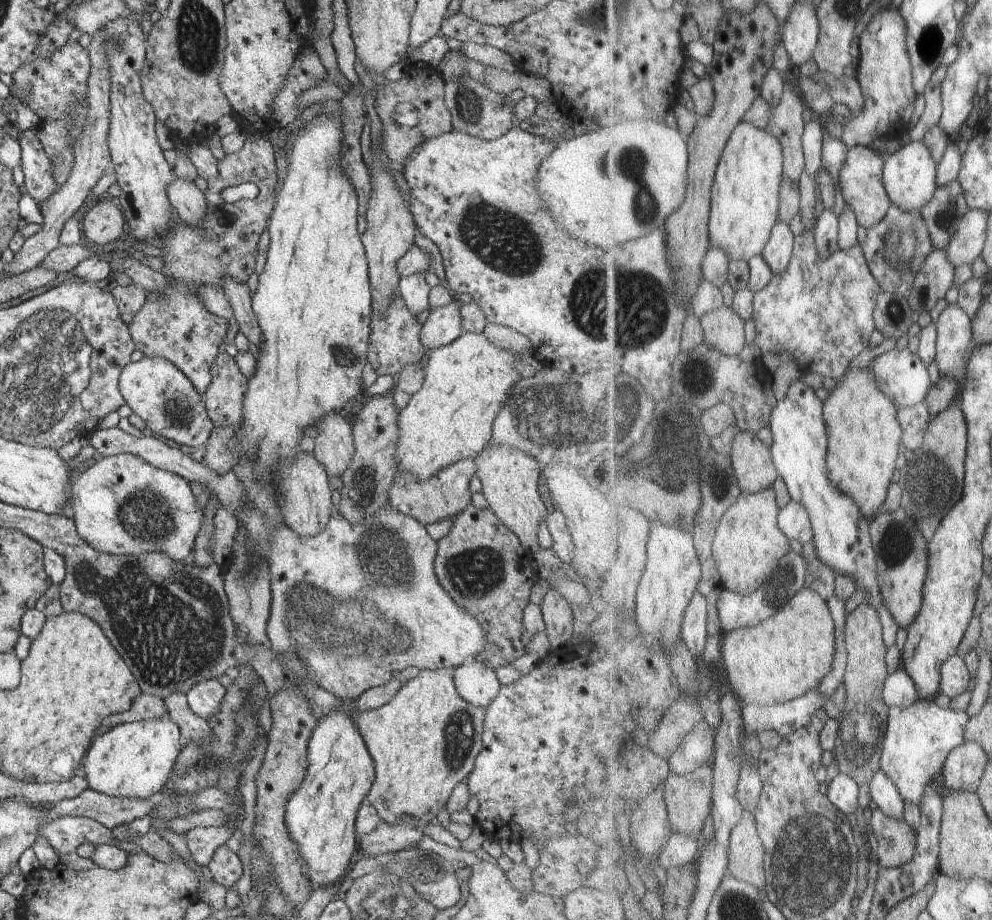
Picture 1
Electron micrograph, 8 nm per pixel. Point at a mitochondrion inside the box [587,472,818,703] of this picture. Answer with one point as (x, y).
(775, 589)

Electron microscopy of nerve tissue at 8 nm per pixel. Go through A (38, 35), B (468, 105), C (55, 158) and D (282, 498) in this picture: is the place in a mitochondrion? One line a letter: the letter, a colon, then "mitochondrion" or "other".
A: other
B: mitochondrion
C: mitochondrion
D: mitochondrion

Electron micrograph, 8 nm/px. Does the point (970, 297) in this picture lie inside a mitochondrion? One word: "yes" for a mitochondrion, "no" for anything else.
no

